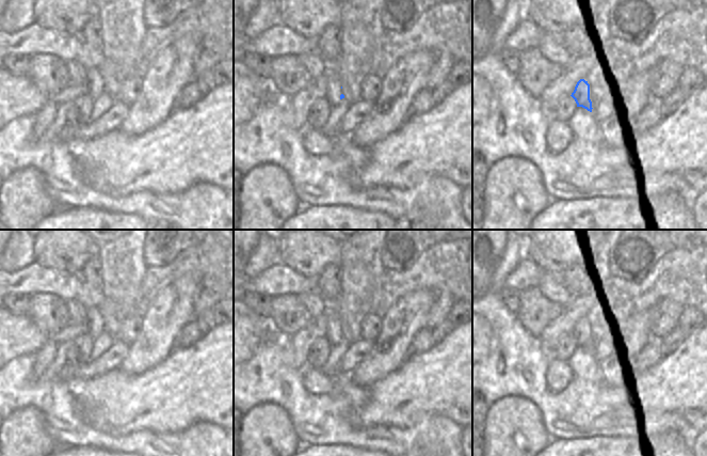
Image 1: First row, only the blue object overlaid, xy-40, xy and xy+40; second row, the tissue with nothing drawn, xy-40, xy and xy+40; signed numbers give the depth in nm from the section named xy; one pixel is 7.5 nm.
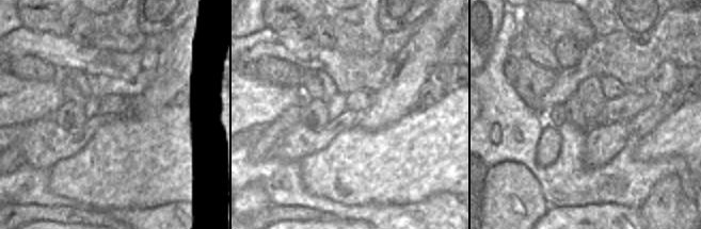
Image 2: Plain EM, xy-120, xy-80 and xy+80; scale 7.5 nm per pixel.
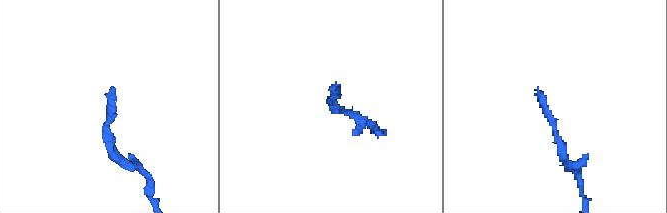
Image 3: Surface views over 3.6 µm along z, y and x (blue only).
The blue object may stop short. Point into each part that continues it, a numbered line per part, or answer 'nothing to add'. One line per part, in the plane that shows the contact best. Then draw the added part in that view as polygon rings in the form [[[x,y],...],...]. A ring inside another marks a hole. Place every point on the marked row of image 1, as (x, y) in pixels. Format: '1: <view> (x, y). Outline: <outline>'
1: xy (334, 85). Outline: [[[333,70],[327,78],[327,93],[325,95],[332,107],[337,105],[341,100],[341,94],[342,90],[340,78],[336,74],[336,72]]]

